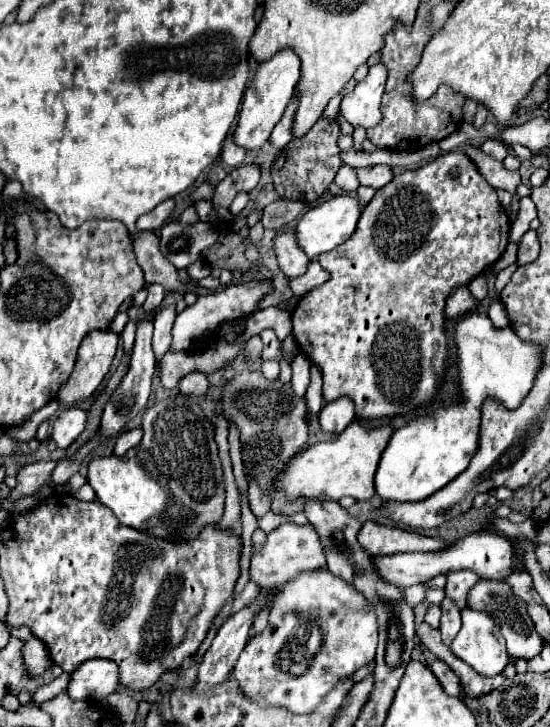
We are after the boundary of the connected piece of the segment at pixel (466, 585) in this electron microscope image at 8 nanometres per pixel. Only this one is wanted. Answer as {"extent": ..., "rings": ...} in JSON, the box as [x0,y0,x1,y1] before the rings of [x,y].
{"extent":[444,571,480,609],"rings":[[[456,571],[456,573],[448,573],[448,583],[444,587],[446,595],[450,599],[456,601],[456,605],[460,609],[466,607],[468,601],[468,591],[480,581],[480,577],[476,577],[476,573],[472,571]]]}

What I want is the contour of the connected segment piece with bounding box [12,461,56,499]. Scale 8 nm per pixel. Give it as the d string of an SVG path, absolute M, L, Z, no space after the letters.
M56 461L26 465L18 473L18 485L16 485L16 489L12 489L12 497L16 499L22 495L34 495L38 491L38 487L50 483L50 473L54 467L56 467Z

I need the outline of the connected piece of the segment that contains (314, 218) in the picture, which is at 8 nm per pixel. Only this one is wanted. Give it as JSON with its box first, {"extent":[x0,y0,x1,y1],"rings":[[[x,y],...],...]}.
{"extent":[296,195,362,259],"rings":[[[336,195],[336,197],[332,197],[332,199],[324,201],[324,203],[314,205],[312,209],[308,209],[300,217],[300,221],[296,225],[298,245],[304,249],[308,259],[316,259],[320,253],[332,251],[334,247],[338,247],[344,241],[348,241],[348,237],[352,237],[352,233],[354,233],[354,229],[358,225],[360,213],[362,213],[360,201],[350,197],[350,195]]]}

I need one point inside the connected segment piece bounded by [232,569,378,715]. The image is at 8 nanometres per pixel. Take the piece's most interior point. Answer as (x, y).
(347, 622)

